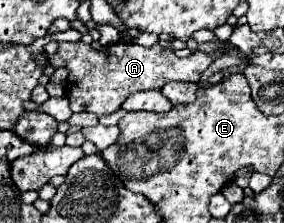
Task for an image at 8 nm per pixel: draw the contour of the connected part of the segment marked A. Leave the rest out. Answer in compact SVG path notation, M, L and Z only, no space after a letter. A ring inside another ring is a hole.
M78 41L78 43L60 43L60 49L56 55L50 57L50 63L54 67L60 65L68 67L66 97L70 99L72 111L90 111L96 117L102 117L118 111L122 103L136 91L162 89L162 85L168 81L198 83L202 71L210 65L210 55L196 51L184 59L178 59L174 51L162 53L162 45L142 47L136 43L114 43L110 45L110 49L102 47L100 51L94 51L82 41Z

